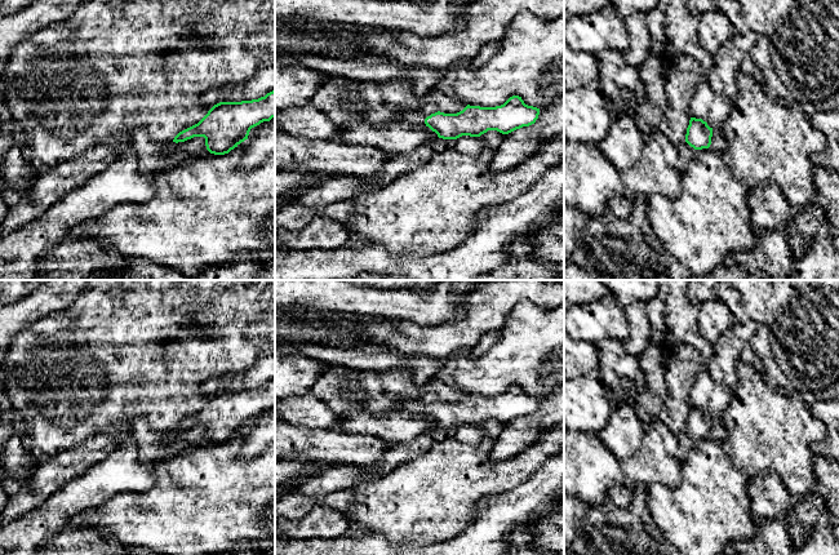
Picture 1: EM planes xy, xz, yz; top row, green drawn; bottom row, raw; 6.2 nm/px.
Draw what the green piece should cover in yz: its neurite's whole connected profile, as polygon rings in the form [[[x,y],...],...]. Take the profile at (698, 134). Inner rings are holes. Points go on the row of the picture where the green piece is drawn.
[[[691,117],[687,128],[685,139],[676,145],[678,160],[676,169],[684,173],[691,159],[697,150],[709,148],[711,145],[713,128],[702,119]]]

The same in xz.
[[[512,96],[503,105],[480,107],[467,105],[457,114],[444,114],[435,105],[418,110],[399,108],[398,120],[412,124],[426,124],[443,139],[457,139],[462,136],[480,137],[488,130],[509,134],[536,123],[540,108],[528,106],[521,97]]]

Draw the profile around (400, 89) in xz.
[[[327,75],[311,105],[338,126],[398,120],[398,110],[403,107],[418,110],[435,105],[440,112],[457,114],[467,106],[436,89],[417,97],[412,81],[405,77],[376,83],[333,75]]]

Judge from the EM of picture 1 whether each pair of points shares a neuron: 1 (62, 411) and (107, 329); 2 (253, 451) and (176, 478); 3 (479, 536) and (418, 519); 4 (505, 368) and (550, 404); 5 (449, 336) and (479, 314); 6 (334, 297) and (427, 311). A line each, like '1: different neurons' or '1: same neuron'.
1: same neuron
2: different neurons
3: different neurons
4: different neurons
5: same neuron
6: same neuron

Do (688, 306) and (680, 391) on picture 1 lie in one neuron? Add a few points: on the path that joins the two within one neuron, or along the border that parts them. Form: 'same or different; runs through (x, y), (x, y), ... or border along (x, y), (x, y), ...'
same; runs through (682, 327), (680, 371)

